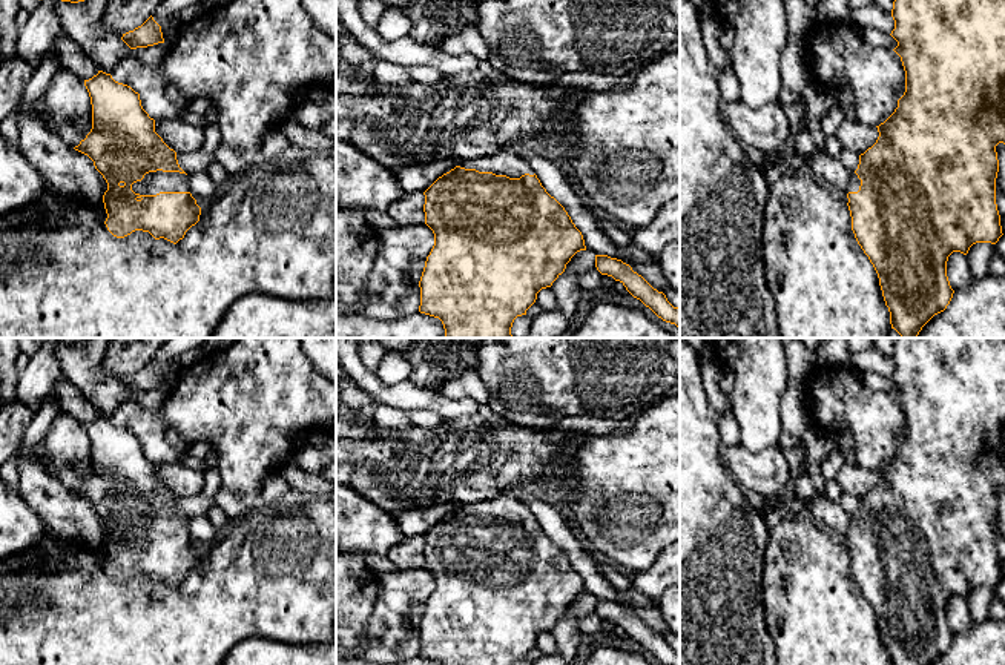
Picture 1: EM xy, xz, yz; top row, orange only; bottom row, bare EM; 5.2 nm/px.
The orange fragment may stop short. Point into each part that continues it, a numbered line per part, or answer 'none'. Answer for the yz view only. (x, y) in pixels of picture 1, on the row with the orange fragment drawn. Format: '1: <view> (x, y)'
1: yz (853, 186)

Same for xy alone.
1: xy (152, 183)

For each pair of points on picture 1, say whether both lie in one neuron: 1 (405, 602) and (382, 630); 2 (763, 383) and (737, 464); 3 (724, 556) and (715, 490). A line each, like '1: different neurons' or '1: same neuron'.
1: same neuron
2: same neuron
3: same neuron

